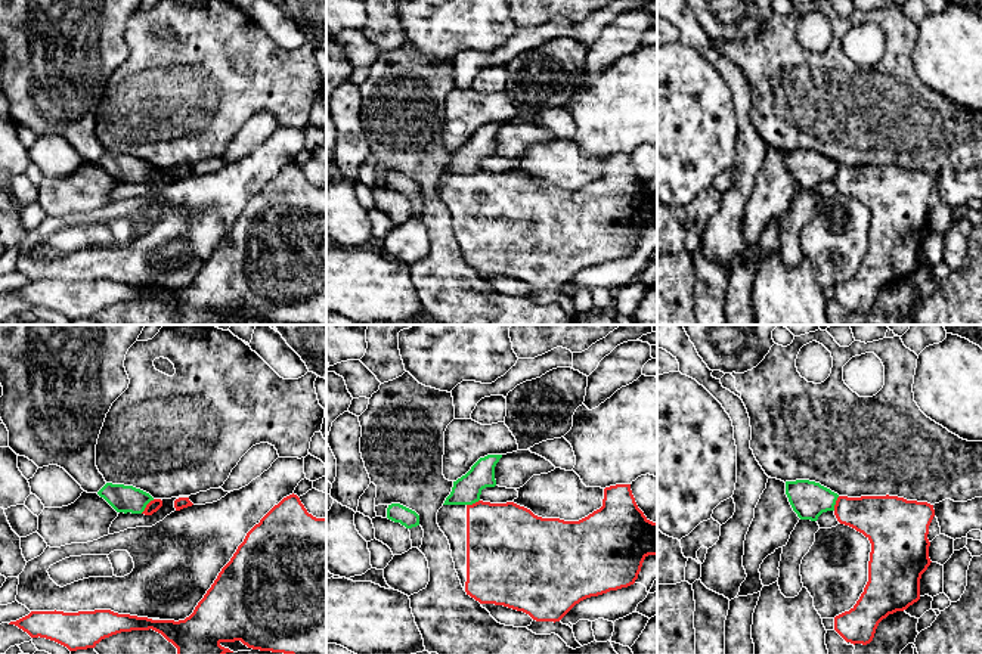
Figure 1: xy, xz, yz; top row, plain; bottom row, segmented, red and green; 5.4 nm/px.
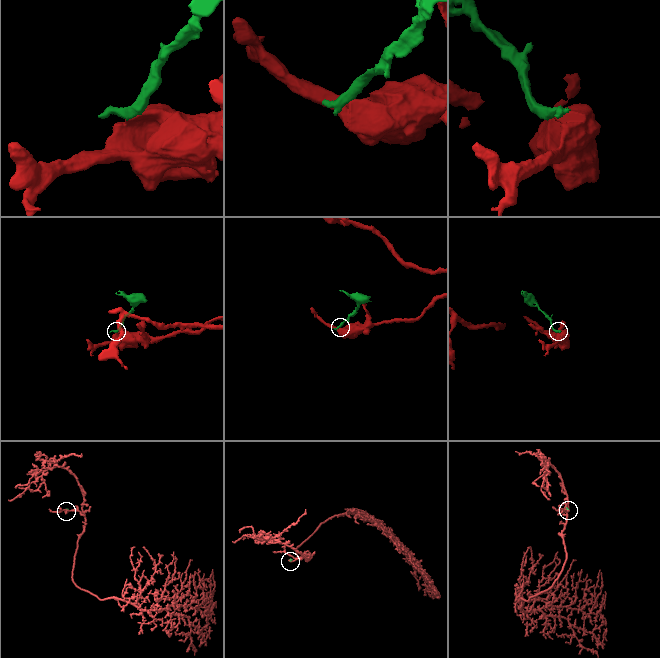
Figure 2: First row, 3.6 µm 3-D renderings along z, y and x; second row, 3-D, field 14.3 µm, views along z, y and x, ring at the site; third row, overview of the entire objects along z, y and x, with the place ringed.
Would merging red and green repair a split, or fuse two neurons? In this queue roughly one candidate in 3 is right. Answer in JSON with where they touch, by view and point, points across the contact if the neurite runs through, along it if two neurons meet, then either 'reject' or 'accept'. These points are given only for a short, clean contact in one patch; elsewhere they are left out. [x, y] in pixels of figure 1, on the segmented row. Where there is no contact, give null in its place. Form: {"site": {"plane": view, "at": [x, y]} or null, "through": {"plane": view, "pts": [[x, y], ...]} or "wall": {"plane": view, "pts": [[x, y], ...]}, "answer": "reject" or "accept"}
{"site": {"plane": "xy", "at": [146, 505]}, "through": {"plane": "xy", "pts": [[154, 505], [146, 505], [121, 498]]}, "answer": "accept"}

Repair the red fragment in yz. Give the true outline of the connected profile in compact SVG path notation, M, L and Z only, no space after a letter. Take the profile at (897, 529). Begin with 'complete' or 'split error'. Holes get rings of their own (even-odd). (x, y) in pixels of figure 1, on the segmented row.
split error; M809 480L786 481L786 495L800 520L817 521L823 512L833 511L840 524L862 533L871 543L868 582L856 604L834 617L834 630L851 644L867 645L879 623L889 614L904 611L920 599L920 579L930 565L927 539L935 517L933 505L898 496L839 496Z

